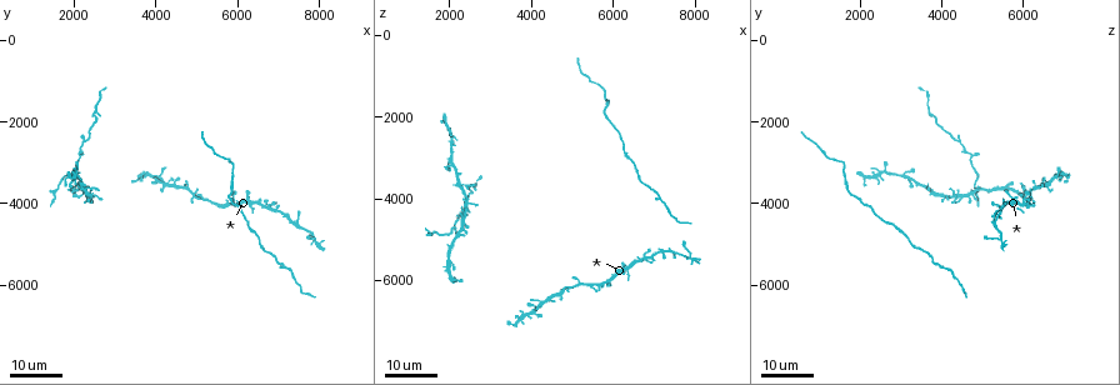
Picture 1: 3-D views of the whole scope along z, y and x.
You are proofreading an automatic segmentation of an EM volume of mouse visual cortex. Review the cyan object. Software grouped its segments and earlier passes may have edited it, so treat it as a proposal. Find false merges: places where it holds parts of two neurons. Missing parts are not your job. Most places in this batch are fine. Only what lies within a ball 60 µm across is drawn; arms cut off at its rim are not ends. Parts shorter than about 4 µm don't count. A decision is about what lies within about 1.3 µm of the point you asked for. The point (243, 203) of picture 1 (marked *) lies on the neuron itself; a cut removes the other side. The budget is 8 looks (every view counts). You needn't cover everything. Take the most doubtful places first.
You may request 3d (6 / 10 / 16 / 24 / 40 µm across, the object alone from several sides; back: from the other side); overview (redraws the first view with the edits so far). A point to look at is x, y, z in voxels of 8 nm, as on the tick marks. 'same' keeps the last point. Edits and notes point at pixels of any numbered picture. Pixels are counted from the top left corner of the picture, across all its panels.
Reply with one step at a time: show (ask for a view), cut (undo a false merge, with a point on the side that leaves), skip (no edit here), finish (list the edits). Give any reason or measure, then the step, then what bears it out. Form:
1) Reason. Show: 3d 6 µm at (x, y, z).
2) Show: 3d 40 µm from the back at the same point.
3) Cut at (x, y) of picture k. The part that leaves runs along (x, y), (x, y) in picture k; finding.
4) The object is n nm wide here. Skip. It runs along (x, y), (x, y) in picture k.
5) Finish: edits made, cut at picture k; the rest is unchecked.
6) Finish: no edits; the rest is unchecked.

Show: 3d 24 µm at (7450, 4600, 5250).

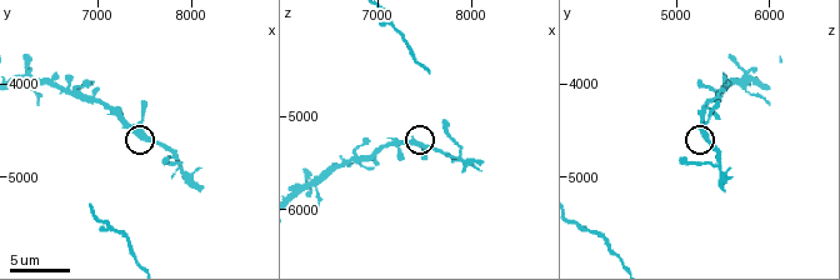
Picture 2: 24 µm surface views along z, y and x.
Show: 3d 10 µm at (7500, 4550, 5300).

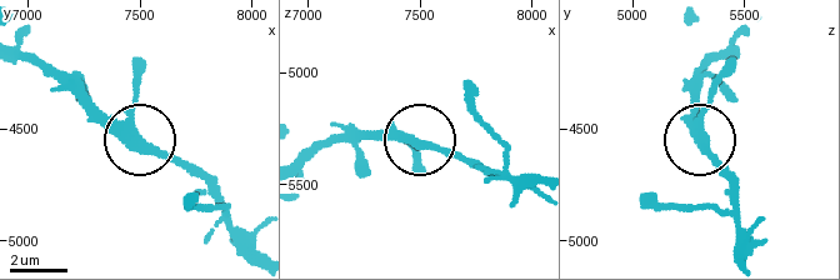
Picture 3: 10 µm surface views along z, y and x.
Skip. It runs along (20, 50), (78, 84), (190, 175) in picture 3; all the same neuron.

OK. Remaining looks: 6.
Two arms at a narrow angle. Show: 3d 16 µm at (6800, 4050, 5450).

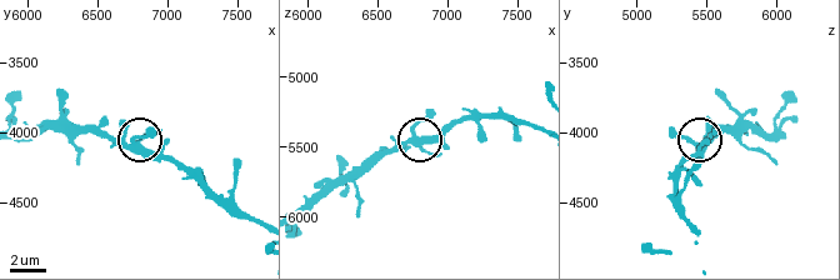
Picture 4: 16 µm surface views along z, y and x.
Skip. It runs along (328, 181), (358, 179), (389, 153), (443, 135), (459, 124) in picture 4; all the same neuron.

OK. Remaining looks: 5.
Sudden change in width. Show: 3d 16 µm at (5950, 3350, 1650).

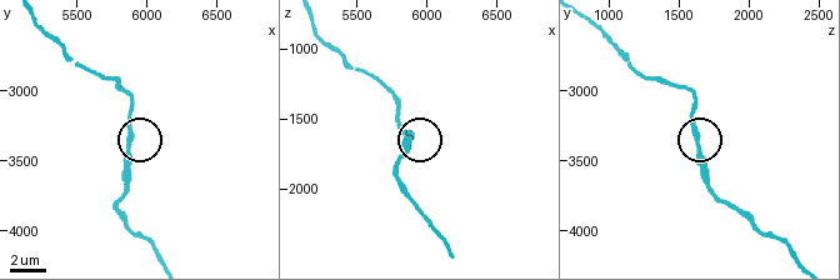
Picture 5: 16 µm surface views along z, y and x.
Closer look. Show: 3d 6 µm at (5880, 3320, 1640).

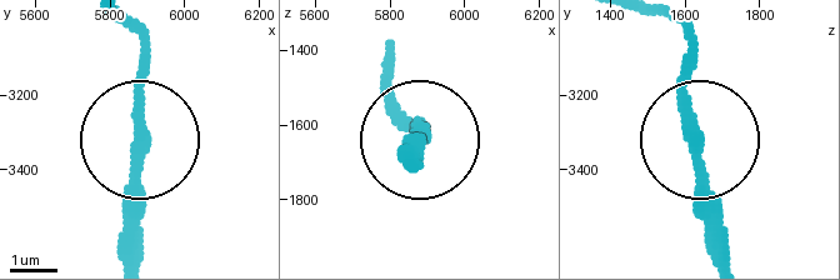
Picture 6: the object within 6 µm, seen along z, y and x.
Skip. It runs along (128, 255), (139, 20) in picture 6; all the same neuron.

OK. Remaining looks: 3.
Show: 3d 16 µm at (7350, 5700, 4250).

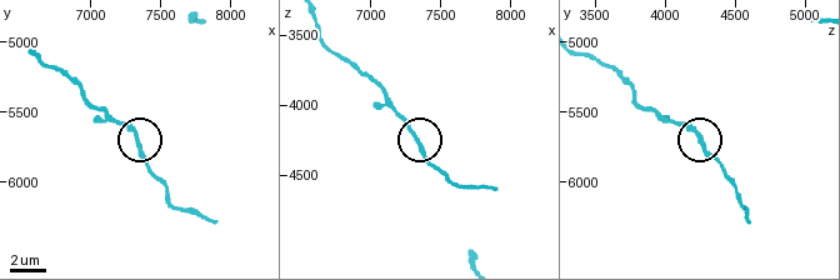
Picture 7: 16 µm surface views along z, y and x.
Skip. Continuous, no second neuron.

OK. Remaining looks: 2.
Finish: no edits; the rest is unchecked.

